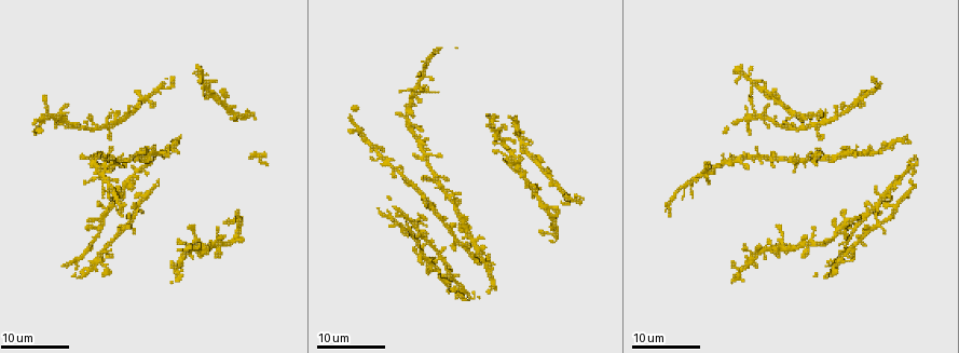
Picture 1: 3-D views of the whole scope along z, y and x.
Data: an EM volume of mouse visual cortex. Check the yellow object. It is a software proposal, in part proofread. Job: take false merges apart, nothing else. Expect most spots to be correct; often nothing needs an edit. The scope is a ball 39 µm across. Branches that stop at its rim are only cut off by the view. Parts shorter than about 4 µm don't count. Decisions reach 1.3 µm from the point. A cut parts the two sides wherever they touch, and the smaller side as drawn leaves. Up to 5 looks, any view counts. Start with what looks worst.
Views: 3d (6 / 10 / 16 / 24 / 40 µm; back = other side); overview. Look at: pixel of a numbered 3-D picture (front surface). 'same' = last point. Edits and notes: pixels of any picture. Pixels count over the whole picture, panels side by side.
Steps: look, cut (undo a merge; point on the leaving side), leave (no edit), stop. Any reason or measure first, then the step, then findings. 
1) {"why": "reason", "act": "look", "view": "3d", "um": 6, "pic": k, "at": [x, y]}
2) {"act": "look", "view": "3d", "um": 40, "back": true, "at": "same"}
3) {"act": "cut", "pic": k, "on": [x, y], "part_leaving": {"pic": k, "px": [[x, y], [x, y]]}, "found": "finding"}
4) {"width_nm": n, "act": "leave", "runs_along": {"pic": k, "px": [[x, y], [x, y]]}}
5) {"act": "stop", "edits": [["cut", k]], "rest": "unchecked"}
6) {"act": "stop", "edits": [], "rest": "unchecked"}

{"why": "four arms meet", "act": "look", "view": "3d", "um": 16, "pic": 1, "at": [160, 153]}

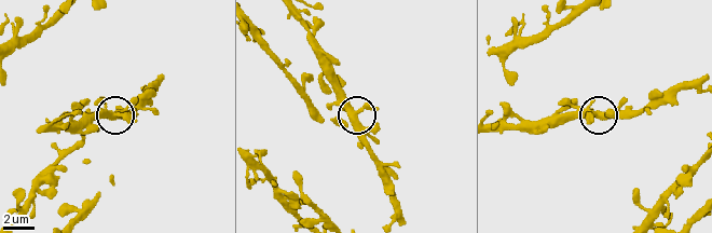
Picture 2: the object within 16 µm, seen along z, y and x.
{"act": "look", "view": "3d", "um": 10, "pic": 2, "at": [357, 110]}

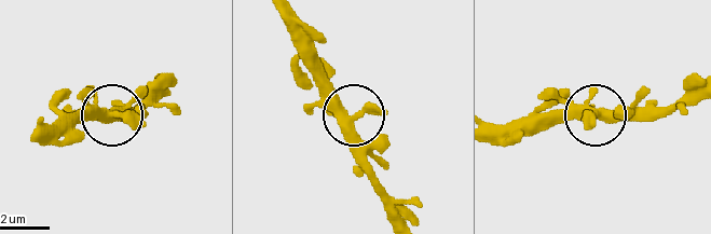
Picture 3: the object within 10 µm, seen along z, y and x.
{"arms": 4, "act": "leave", "found": "all the same cell"}

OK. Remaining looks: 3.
{"why": "looks like a crossing", "act": "look", "view": "3d", "um": 16, "pic": 1, "at": [110, 122]}

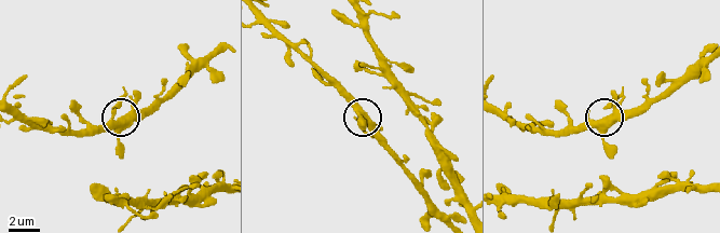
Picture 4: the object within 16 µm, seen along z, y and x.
{"why": "closer look", "act": "look", "view": "3d", "um": 6, "pic": 4, "at": [361, 110]}

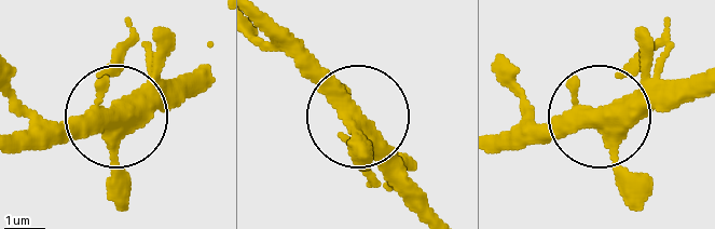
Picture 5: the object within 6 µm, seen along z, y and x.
{"act": "leave", "found": "one cell here"}

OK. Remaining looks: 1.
{"act": "stop", "edits": [], "rest": "unchecked"}

